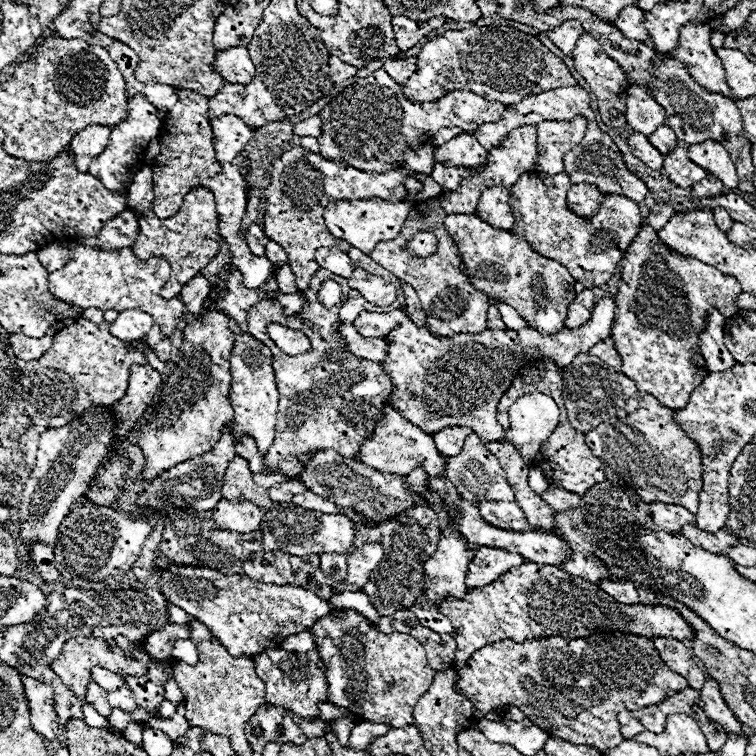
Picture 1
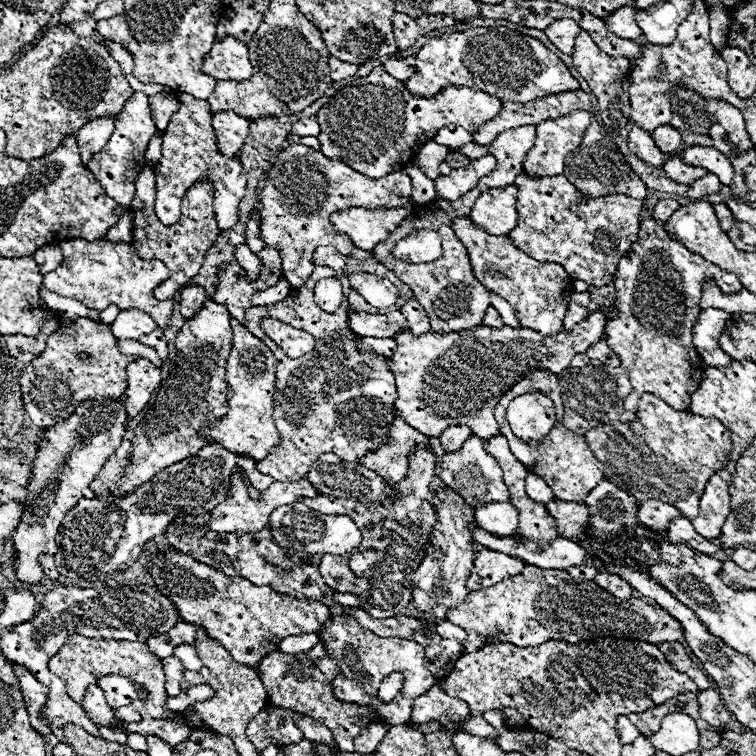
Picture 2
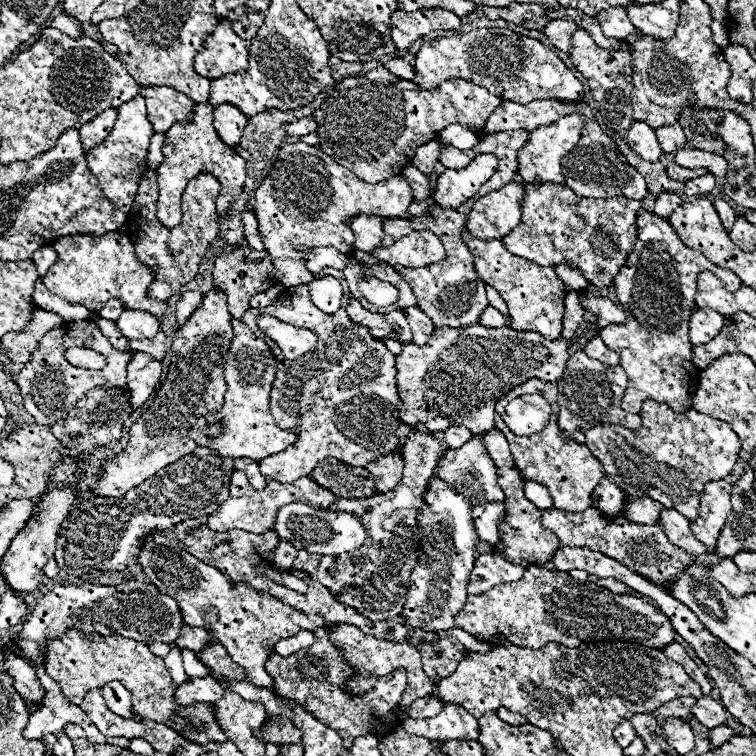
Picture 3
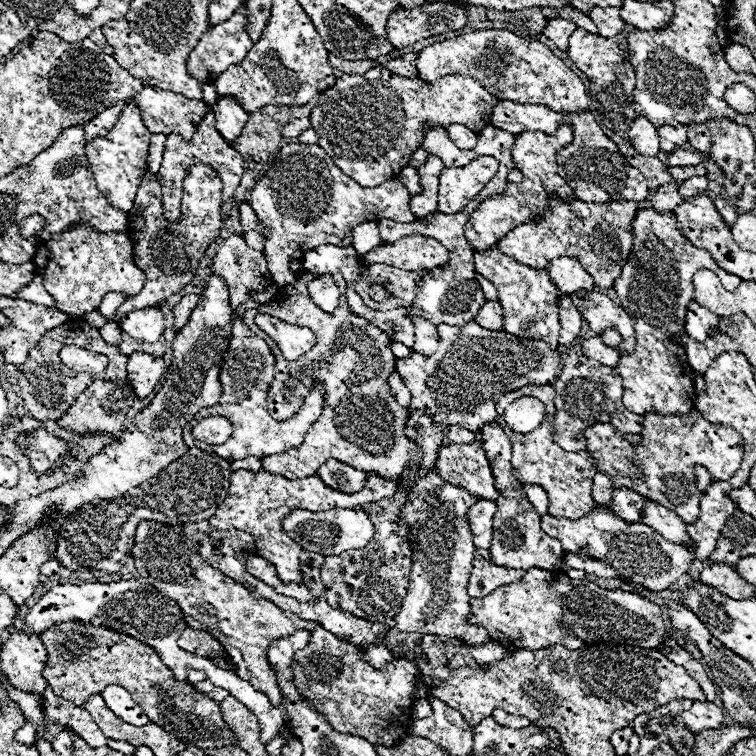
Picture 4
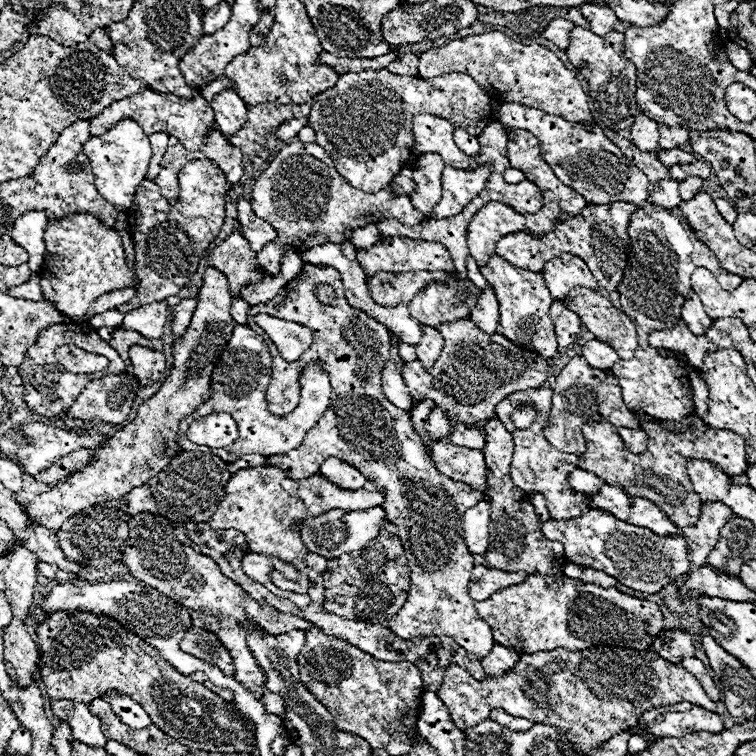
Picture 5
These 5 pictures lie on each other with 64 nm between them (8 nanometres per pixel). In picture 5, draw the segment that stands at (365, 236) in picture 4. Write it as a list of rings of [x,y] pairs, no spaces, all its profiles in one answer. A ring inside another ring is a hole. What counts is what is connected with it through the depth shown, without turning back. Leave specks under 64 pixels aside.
[[[366,224],[366,226],[362,226],[362,228],[358,228],[358,230],[352,232],[350,242],[358,250],[366,250],[366,248],[372,248],[378,242],[378,236],[380,236],[380,232],[378,232],[376,224]]]

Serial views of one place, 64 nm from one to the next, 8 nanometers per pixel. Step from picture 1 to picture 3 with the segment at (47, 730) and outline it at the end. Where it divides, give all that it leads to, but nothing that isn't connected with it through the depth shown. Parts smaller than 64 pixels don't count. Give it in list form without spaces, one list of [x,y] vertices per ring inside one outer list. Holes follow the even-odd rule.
[[[4,650],[4,658],[6,658],[6,670],[14,678],[14,688],[20,692],[20,696],[28,704],[40,704],[46,696],[46,688],[36,678],[34,666],[10,650]]]

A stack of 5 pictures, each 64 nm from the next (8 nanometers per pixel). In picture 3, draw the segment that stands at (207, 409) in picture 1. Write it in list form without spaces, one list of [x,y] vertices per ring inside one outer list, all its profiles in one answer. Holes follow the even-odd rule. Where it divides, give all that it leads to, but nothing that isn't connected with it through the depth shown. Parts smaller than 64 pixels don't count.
[[[218,288],[210,290],[194,316],[190,316],[186,324],[176,332],[172,342],[174,358],[168,366],[166,380],[156,390],[146,412],[132,424],[130,440],[124,452],[106,464],[104,476],[92,490],[94,496],[124,496],[128,490],[152,478],[164,466],[178,462],[182,456],[198,448],[198,444],[188,438],[188,430],[196,424],[198,418],[214,410],[218,412],[224,404],[224,364],[232,342],[230,320],[232,314],[228,312],[224,292],[218,292]]]

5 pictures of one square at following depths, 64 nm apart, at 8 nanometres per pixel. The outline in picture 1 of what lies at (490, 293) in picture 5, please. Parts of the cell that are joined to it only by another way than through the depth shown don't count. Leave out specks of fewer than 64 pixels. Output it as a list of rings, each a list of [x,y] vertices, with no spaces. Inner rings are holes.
[[[496,306],[488,308],[488,328],[490,330],[506,330],[506,326],[502,322],[502,316],[500,316],[500,312],[498,312]]]

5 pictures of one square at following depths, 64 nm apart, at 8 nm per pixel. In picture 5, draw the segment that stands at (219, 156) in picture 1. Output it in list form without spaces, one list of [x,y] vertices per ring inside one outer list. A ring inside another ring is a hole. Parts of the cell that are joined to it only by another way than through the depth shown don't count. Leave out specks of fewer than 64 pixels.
[[[230,88],[222,90],[212,102],[210,106],[214,108],[214,120],[218,130],[224,136],[232,136],[234,132],[238,132],[238,128],[242,128],[242,124],[246,122],[246,114],[248,108],[244,104],[244,100]]]

